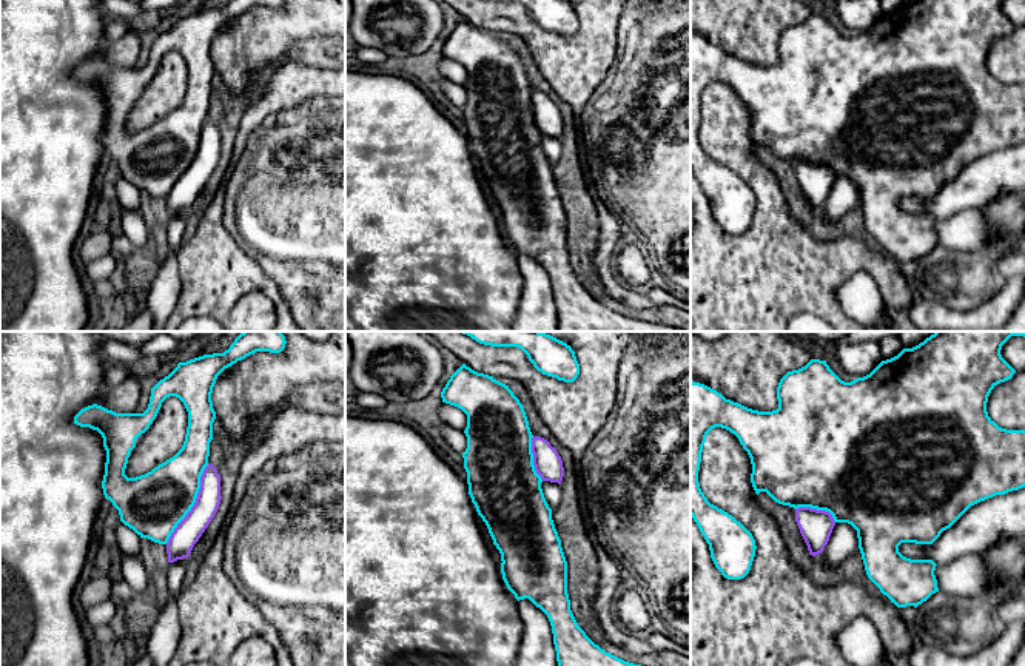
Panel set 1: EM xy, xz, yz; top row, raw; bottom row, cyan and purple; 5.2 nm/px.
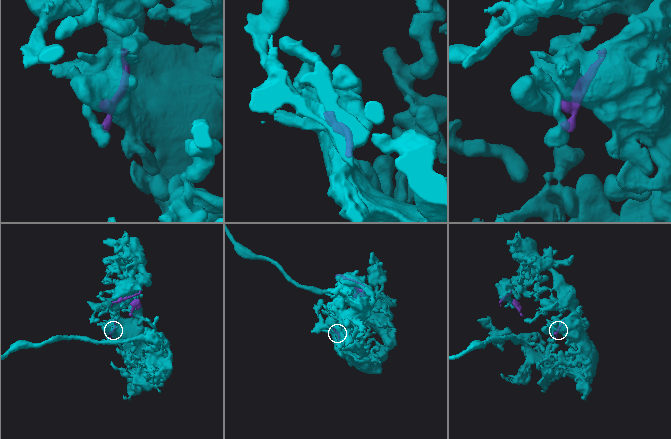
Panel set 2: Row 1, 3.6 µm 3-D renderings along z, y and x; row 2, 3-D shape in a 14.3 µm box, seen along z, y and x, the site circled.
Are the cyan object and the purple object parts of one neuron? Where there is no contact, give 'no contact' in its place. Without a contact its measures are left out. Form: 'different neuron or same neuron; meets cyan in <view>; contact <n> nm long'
same neuron; meets cyan in xy; contact 480 nm long

